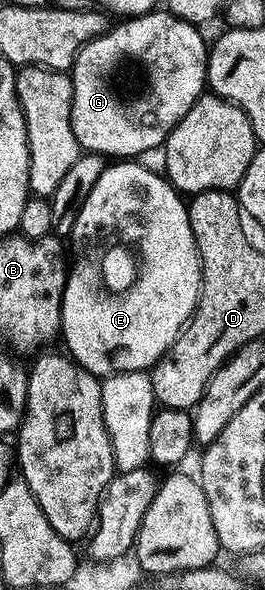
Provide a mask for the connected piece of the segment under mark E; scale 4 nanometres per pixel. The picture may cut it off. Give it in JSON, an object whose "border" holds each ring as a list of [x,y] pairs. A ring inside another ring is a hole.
{"border":[[[116,160],[105,168],[102,176],[98,176],[98,184],[90,188],[90,196],[86,196],[74,220],[70,235],[70,241],[72,241],[72,246],[70,242],[70,269],[67,273],[68,283],[64,285],[64,299],[60,305],[62,342],[64,338],[65,344],[68,345],[67,353],[80,367],[97,376],[121,374],[127,370],[147,371],[155,366],[156,361],[176,343],[176,337],[188,325],[188,320],[196,309],[196,303],[200,300],[200,253],[196,251],[196,241],[194,232],[190,228],[185,199],[163,173],[155,174],[154,171],[147,170],[136,162],[139,161]]]}

